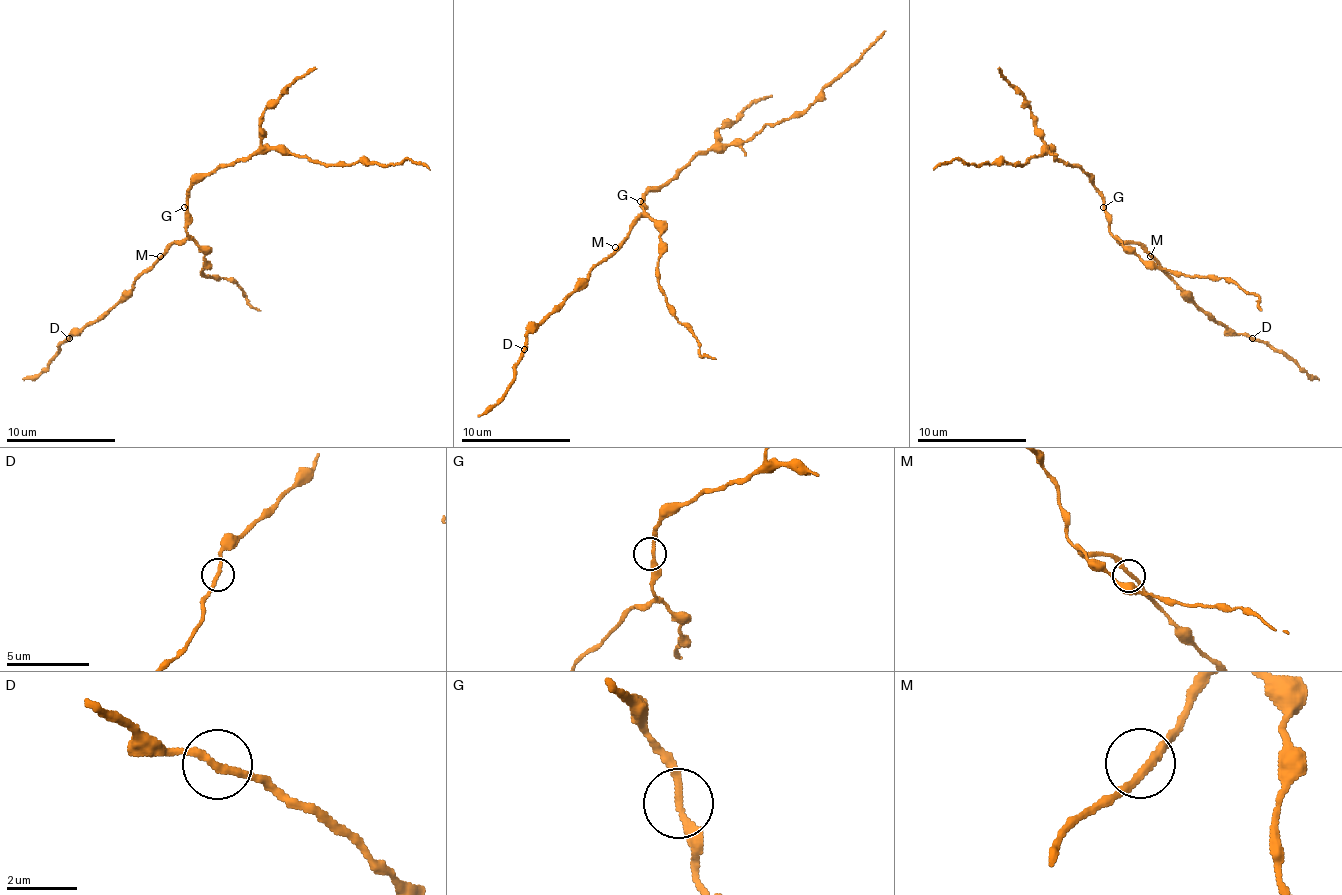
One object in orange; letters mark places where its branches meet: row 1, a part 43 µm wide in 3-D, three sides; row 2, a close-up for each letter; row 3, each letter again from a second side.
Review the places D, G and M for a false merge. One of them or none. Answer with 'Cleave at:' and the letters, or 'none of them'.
Cleave at: none of them

